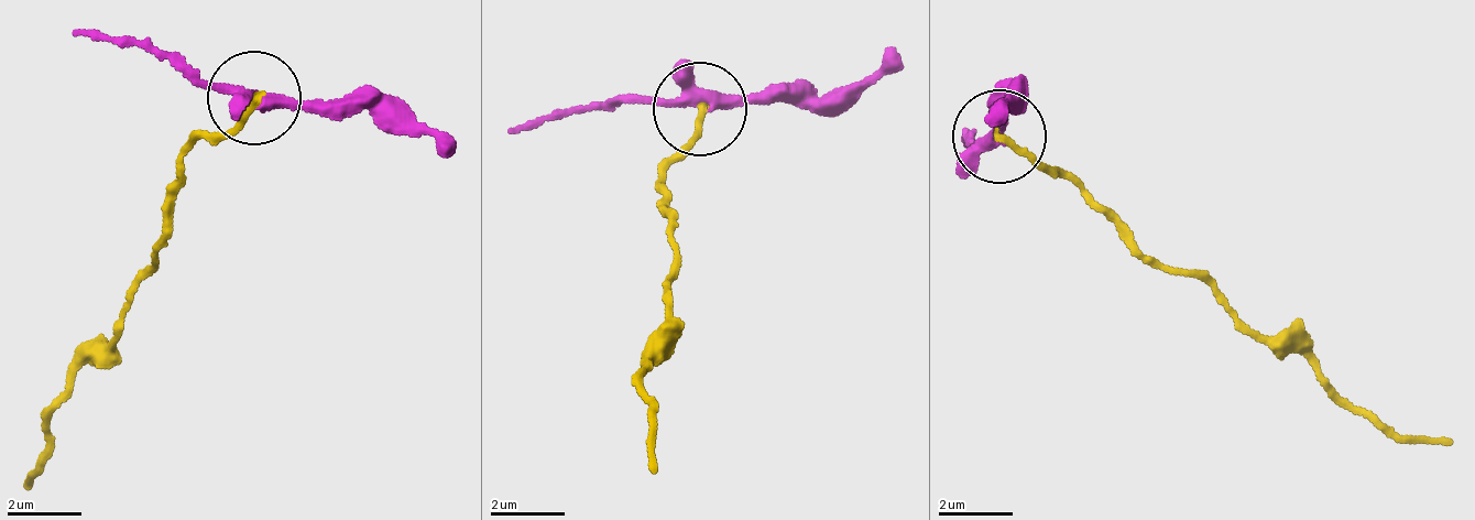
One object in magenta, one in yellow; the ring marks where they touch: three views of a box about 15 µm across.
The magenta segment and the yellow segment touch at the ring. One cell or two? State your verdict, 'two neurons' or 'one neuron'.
two neurons

